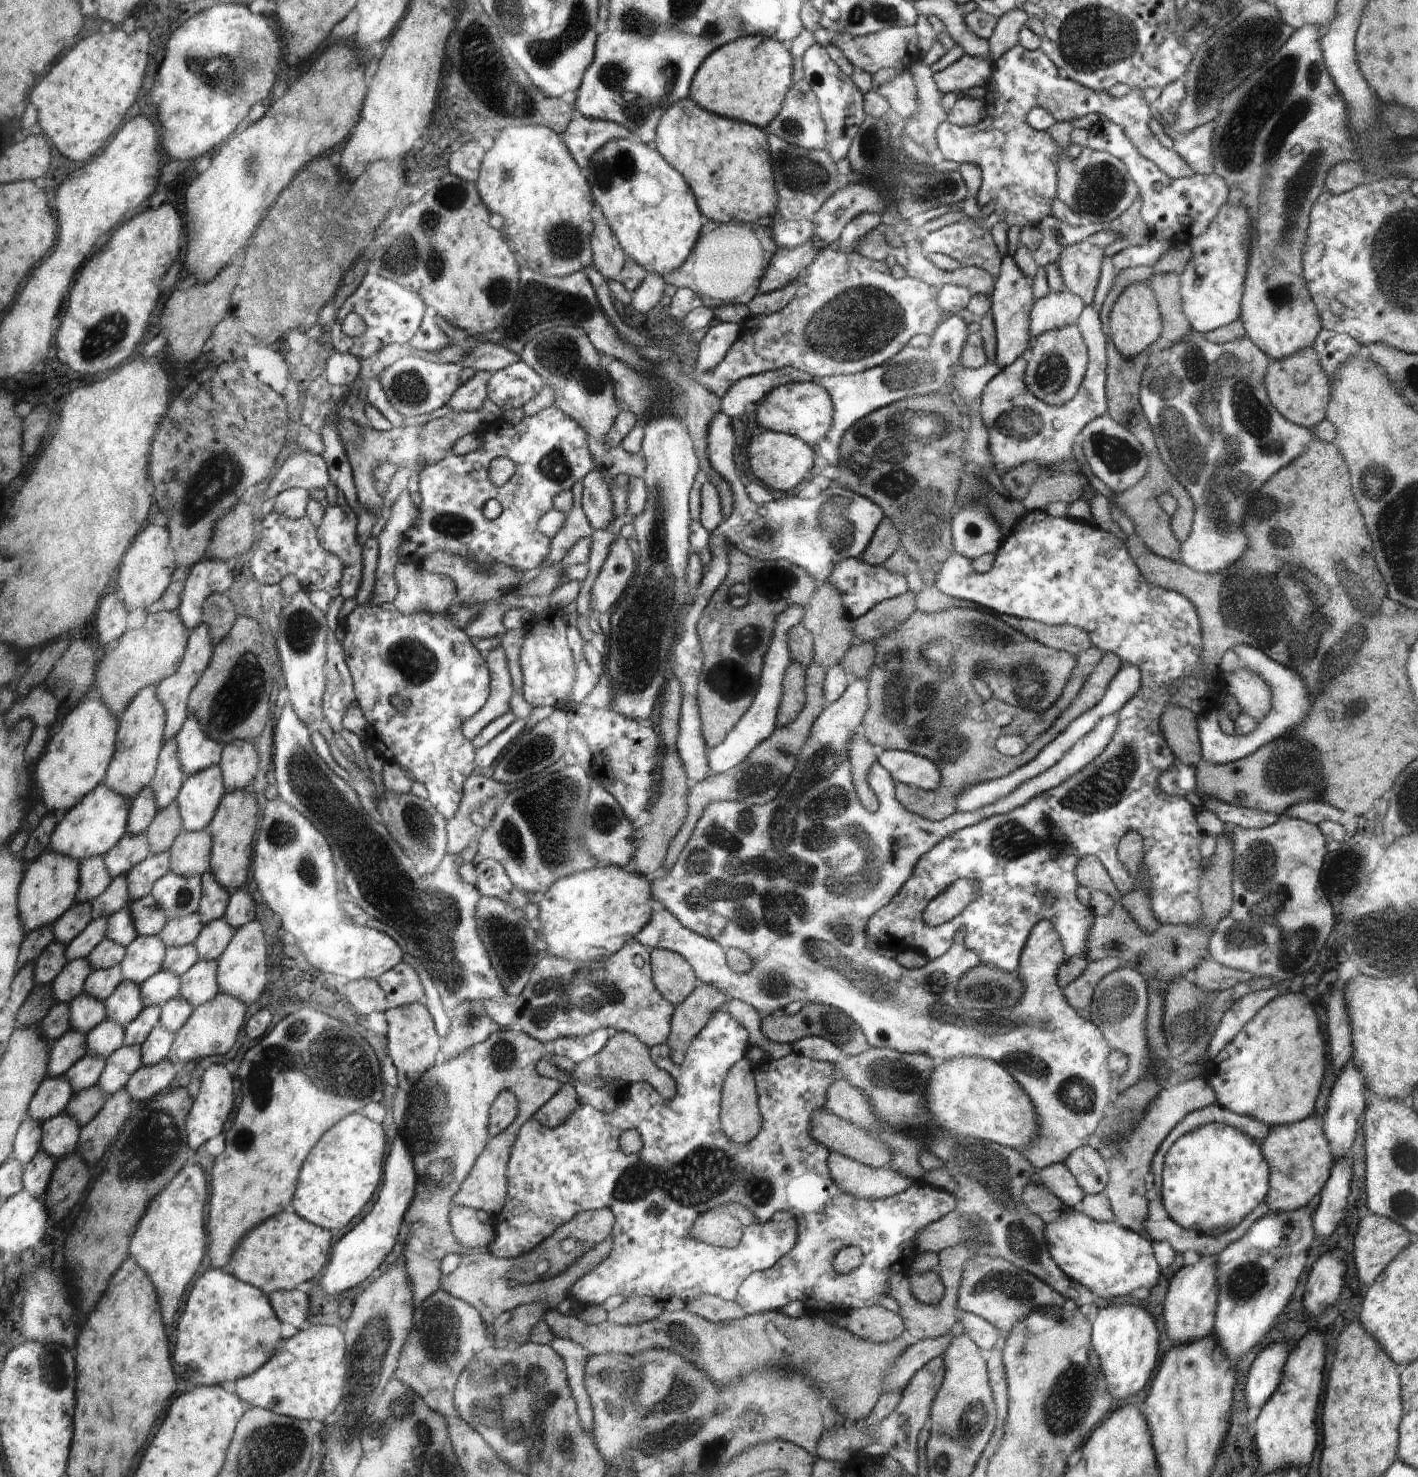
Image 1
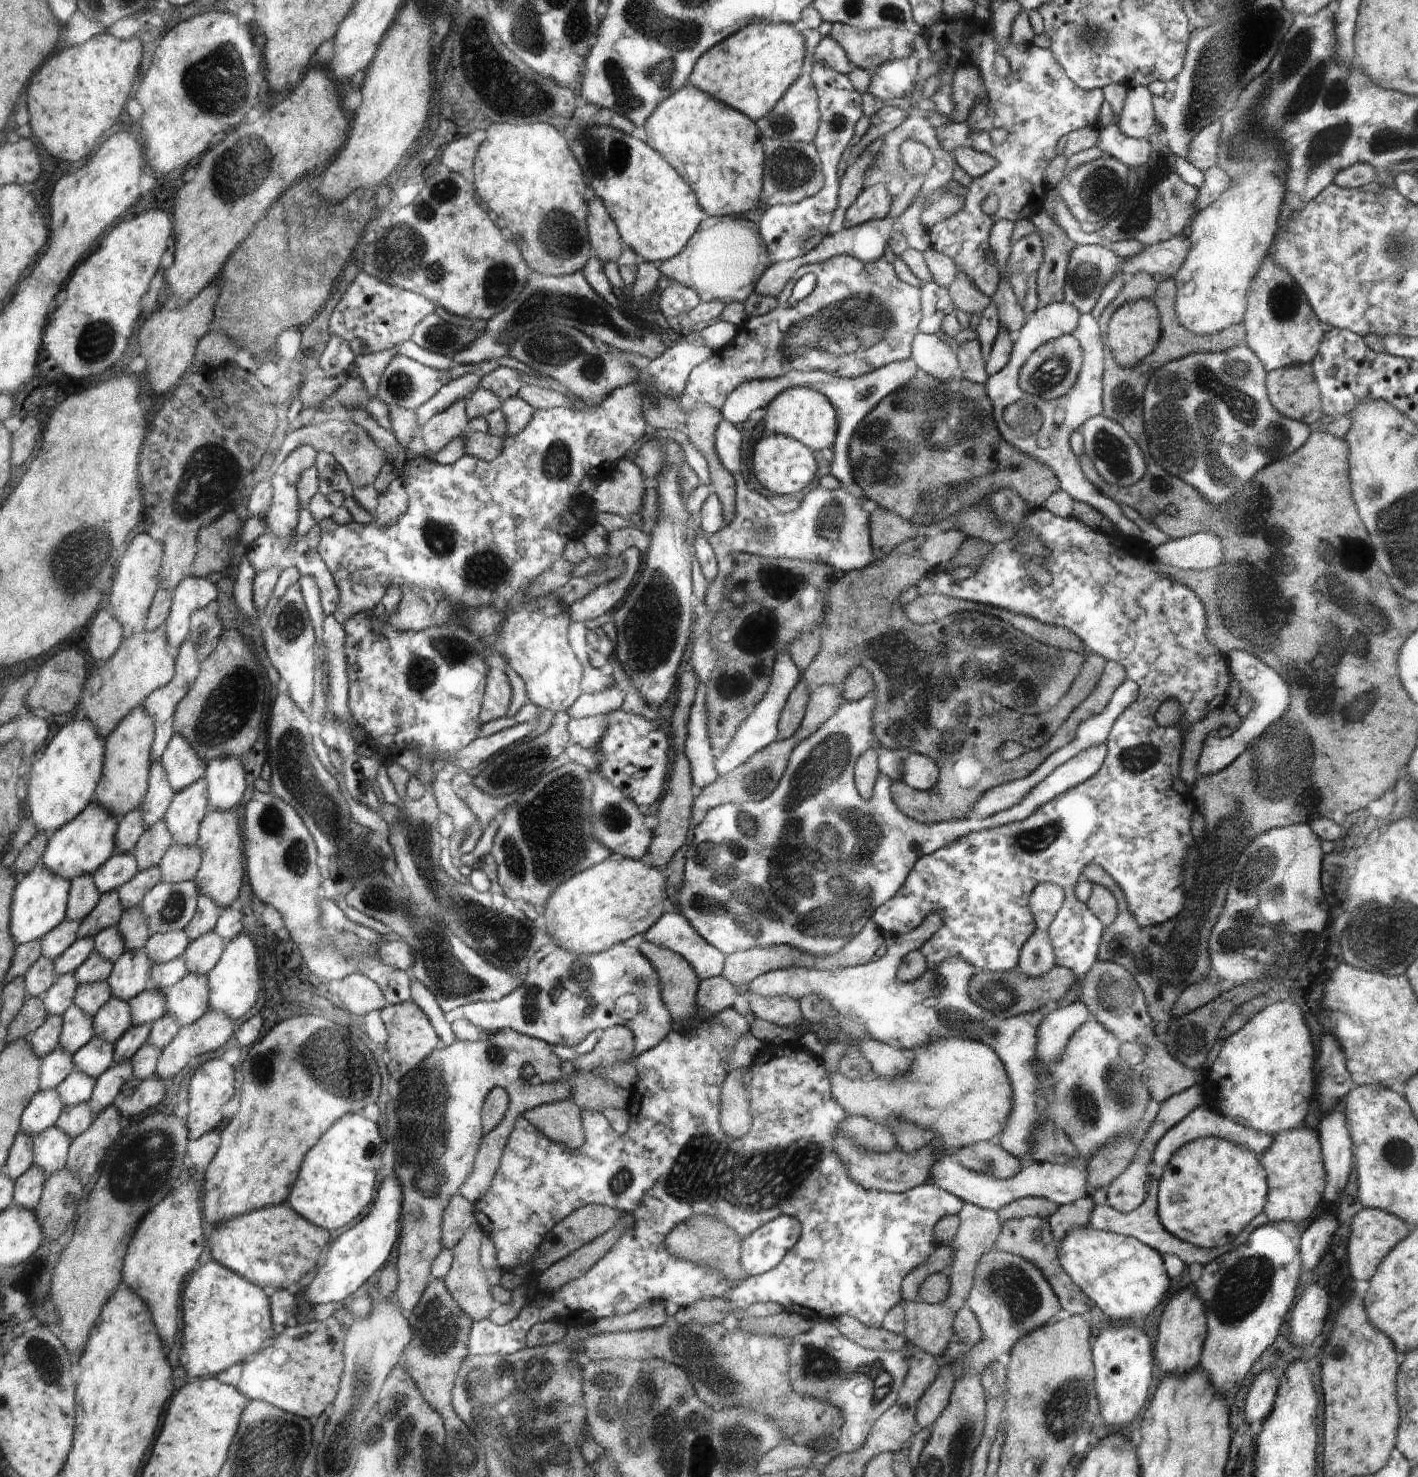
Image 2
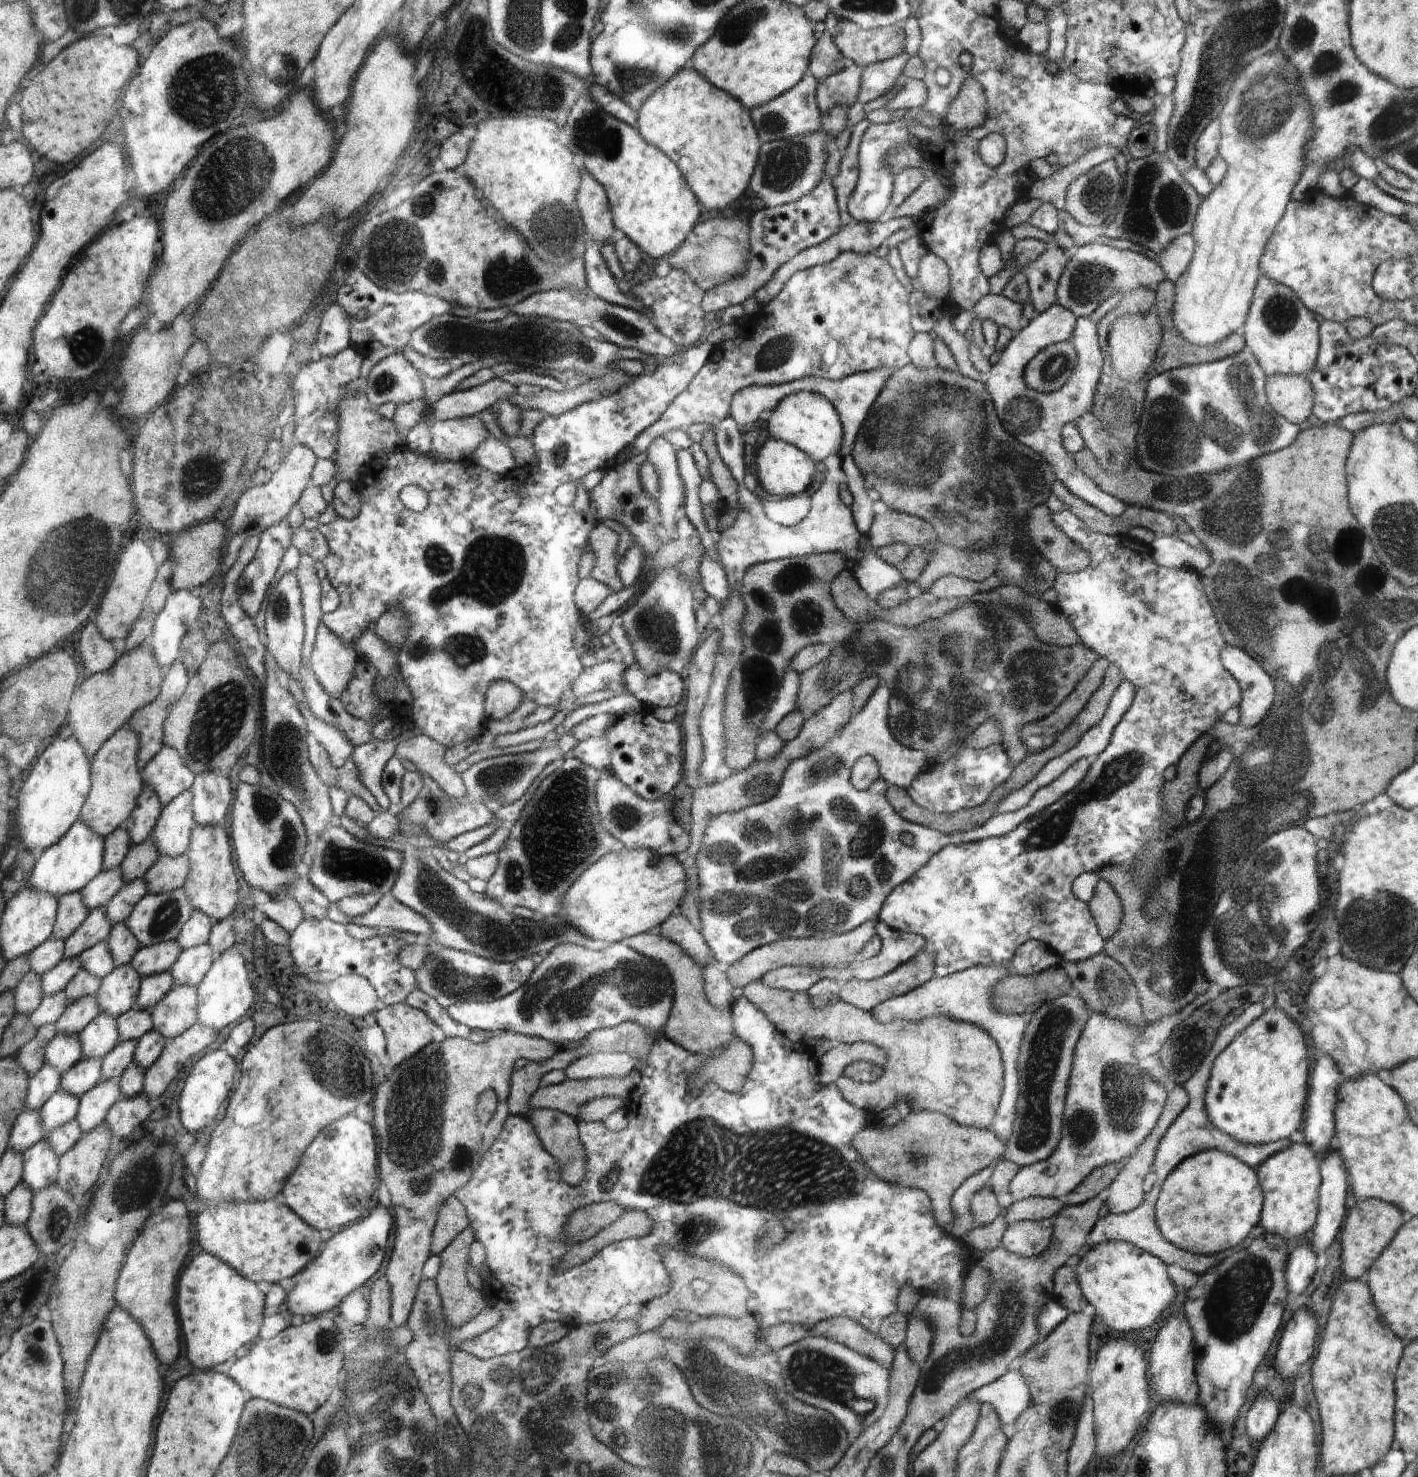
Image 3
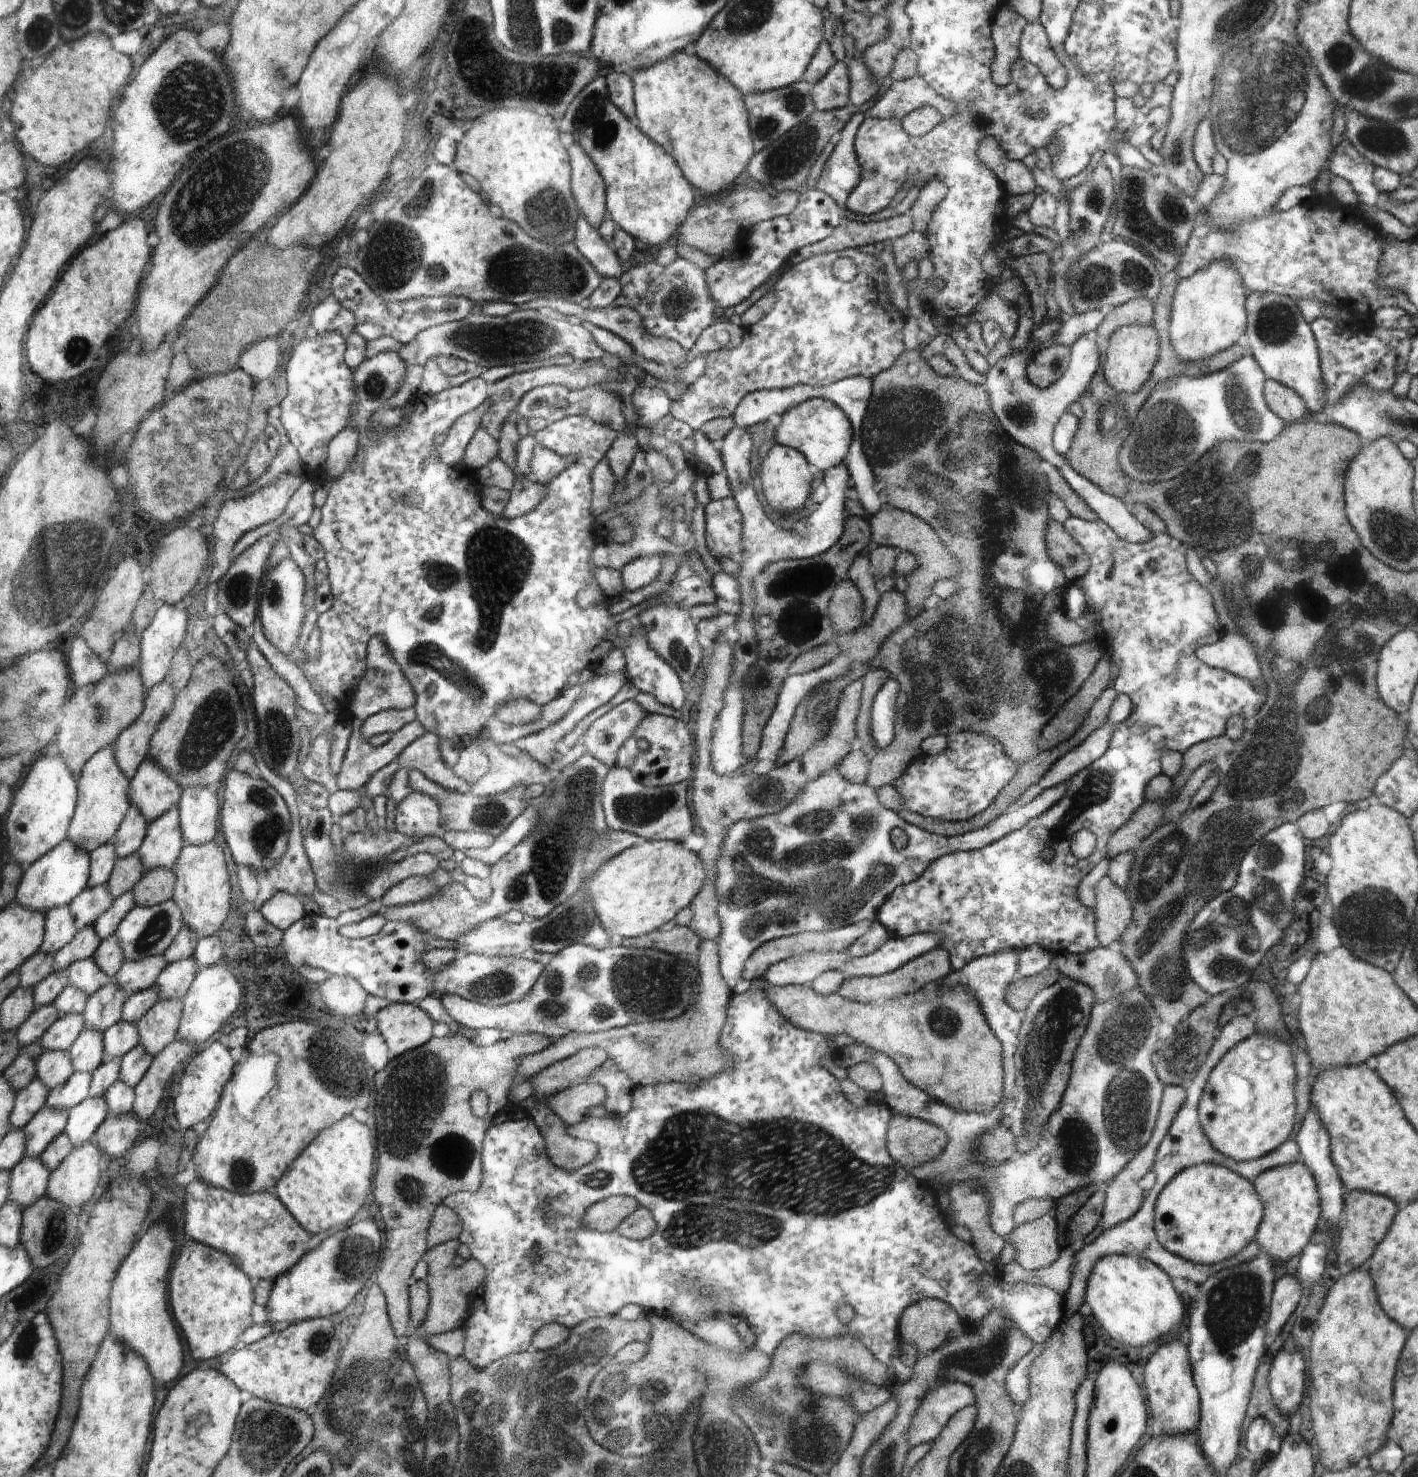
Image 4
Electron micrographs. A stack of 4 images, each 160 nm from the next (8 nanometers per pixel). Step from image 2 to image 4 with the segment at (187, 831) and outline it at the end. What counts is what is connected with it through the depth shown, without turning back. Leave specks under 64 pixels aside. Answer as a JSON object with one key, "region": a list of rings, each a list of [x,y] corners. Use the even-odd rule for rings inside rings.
{"region":[[[177,806],[156,821],[150,821],[146,836],[137,850],[145,870],[171,869],[186,845]]]}

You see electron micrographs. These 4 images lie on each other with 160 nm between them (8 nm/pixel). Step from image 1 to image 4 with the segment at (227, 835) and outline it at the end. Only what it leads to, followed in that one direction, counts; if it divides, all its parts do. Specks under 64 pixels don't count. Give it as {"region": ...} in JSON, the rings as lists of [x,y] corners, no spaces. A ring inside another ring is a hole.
{"region":[[[213,840],[197,845],[186,844],[171,870],[177,878],[172,900],[181,910],[184,928],[190,927],[199,938],[215,933],[230,912],[230,876],[228,876],[228,870],[226,870],[222,848]]]}

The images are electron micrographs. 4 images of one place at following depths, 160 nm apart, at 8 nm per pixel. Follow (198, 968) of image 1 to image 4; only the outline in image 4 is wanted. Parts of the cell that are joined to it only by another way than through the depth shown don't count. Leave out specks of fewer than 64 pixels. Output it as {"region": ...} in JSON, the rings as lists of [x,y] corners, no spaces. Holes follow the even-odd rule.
{"region":[[[160,999],[137,1022],[139,1044],[153,1056],[178,1039],[183,1011],[181,999]]]}

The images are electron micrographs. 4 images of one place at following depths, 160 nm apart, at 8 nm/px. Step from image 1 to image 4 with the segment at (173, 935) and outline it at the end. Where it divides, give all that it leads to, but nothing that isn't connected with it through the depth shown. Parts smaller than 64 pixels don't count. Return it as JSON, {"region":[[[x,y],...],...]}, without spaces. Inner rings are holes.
{"region":[[[148,955],[137,961],[124,961],[114,976],[114,982],[129,995],[150,988],[158,975],[166,968],[167,960],[162,955]]]}

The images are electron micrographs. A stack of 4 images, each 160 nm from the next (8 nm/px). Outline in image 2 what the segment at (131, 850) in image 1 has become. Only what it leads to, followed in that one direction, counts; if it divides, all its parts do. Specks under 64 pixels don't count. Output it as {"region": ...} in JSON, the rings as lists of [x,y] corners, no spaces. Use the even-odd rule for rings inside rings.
{"region":[[[116,852],[102,866],[99,866],[92,876],[97,889],[102,894],[109,890],[117,890],[138,871],[139,868],[132,853]]]}

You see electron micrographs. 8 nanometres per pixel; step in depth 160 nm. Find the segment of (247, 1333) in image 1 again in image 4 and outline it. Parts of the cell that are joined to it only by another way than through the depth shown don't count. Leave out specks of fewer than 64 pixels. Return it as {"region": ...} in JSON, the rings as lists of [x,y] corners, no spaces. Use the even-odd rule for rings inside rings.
{"region":[[[188,1238],[183,1244],[178,1266],[171,1277],[171,1305],[174,1318],[182,1326],[191,1355],[196,1360],[216,1358],[236,1346],[242,1333],[252,1326],[254,1294],[246,1273],[232,1258],[205,1243]]]}

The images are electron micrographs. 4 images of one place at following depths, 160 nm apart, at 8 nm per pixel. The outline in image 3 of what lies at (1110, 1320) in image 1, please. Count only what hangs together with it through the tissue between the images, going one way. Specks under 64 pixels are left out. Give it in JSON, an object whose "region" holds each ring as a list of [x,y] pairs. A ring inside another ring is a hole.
{"region":[[[1110,1339],[1098,1350],[1090,1366],[1095,1452],[1100,1458],[1112,1458],[1122,1452],[1140,1427],[1139,1417],[1149,1411],[1151,1398],[1148,1395],[1148,1364],[1142,1354],[1143,1352],[1130,1341]]]}

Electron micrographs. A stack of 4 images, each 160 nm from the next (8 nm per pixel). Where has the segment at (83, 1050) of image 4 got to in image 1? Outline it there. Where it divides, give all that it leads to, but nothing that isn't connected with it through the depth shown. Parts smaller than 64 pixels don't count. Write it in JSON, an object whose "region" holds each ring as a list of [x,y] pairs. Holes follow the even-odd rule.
{"region":[[[124,979],[116,990],[103,1002],[105,1004],[106,1020],[126,1028],[145,1007],[142,1002],[141,984],[130,979]]]}

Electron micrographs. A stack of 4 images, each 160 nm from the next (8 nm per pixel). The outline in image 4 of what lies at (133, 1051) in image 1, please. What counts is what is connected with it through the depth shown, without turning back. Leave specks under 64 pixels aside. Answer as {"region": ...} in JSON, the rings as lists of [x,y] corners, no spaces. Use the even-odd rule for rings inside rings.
{"region":[[[105,1094],[90,1096],[70,1111],[66,1133],[70,1135],[75,1148],[92,1140],[96,1129],[104,1122],[109,1113],[110,1109]]]}

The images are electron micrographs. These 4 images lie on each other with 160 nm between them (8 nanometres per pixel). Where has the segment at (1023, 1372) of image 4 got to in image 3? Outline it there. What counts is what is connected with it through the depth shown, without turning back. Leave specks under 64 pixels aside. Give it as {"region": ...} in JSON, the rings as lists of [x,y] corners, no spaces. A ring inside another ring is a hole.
{"region":[[[1020,1359],[1013,1360],[1012,1367],[1000,1378],[968,1395],[969,1399],[974,1399],[980,1404],[990,1403],[996,1409],[1007,1439],[1014,1436],[1016,1421],[1031,1405],[1032,1400],[1028,1385],[1020,1372],[1020,1365]]]}

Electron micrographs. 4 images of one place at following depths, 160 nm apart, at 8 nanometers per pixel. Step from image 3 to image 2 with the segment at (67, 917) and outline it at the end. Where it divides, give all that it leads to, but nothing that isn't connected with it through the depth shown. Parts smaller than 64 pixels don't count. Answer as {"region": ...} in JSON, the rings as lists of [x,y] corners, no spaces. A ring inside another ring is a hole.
{"region":[[[88,873],[73,880],[72,896],[69,902],[70,920],[82,920],[98,904],[101,892],[95,885],[92,874]]]}

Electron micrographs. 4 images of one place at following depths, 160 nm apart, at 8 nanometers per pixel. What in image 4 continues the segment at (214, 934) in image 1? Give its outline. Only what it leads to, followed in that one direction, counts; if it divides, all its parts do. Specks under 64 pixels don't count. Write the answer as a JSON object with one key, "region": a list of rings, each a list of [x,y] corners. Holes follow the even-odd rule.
{"region":[[[194,957],[168,963],[154,984],[159,988],[159,998],[181,999],[188,992],[198,970],[200,968]]]}

